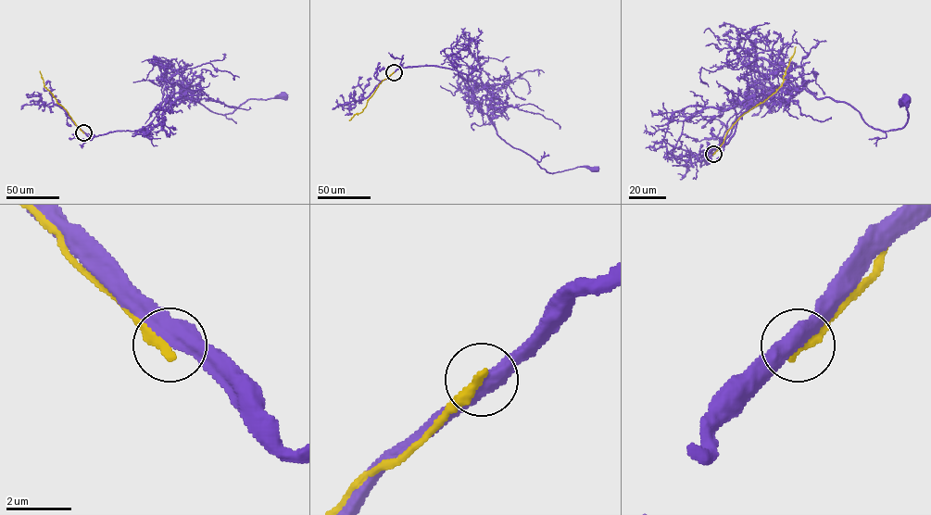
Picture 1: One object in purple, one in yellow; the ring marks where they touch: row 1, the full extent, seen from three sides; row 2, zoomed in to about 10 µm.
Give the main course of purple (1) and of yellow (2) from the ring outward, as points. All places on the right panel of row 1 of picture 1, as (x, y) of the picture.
1: (713, 154), (705, 159), (749, 106), (785, 103), (799, 88), (848, 103), (884, 131), (904, 125), (906, 97)
2: (713, 154), (737, 119), (781, 86), (795, 46)

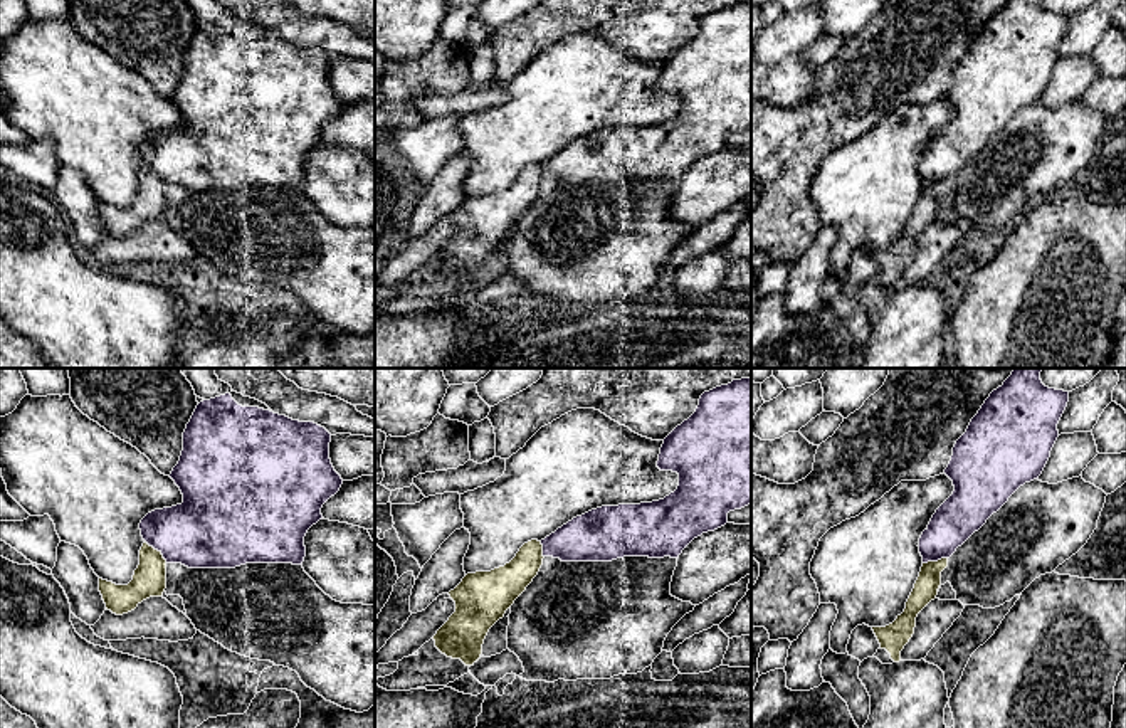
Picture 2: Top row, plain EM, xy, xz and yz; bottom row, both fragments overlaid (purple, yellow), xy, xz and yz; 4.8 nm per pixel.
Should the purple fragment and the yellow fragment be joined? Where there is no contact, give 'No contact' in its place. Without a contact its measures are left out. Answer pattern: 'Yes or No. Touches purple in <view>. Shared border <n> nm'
No. Touches purple in xy. Shared border 160 nm

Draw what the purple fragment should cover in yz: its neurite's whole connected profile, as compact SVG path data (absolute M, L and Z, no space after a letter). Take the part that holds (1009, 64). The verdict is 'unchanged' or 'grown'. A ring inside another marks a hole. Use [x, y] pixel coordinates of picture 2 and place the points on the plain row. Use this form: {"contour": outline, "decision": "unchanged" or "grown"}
{"contour": "M1008 0L990 17L953 71L944 98L955 114L919 161L923 187L950 182L1020 109L1039 103L1059 61L1057 47L1067 25L1069 15L1045 10L1040 0Z", "decision": "unchanged"}

